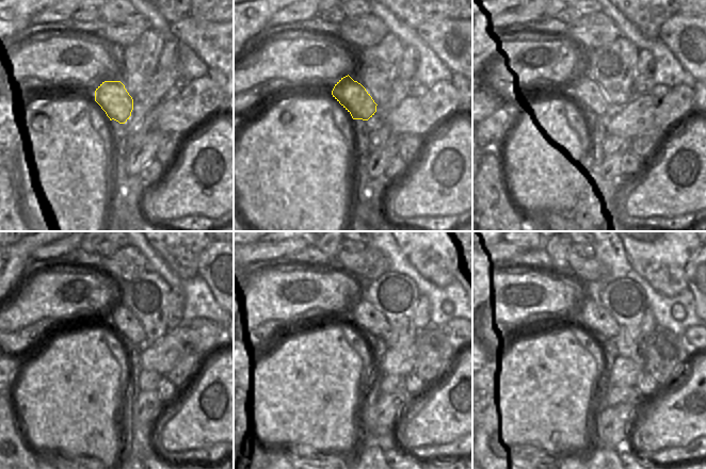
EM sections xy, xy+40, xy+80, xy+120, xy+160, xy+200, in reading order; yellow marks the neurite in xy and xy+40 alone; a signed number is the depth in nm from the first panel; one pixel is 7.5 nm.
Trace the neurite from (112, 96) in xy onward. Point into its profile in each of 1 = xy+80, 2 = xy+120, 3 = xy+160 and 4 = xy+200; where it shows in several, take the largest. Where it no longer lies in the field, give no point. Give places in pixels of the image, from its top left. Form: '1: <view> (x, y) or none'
1: xy+80 (590, 93)
2: xy+120 (125, 324)
3: xy+160 (360, 318)
4: xy+200 (592, 316)

